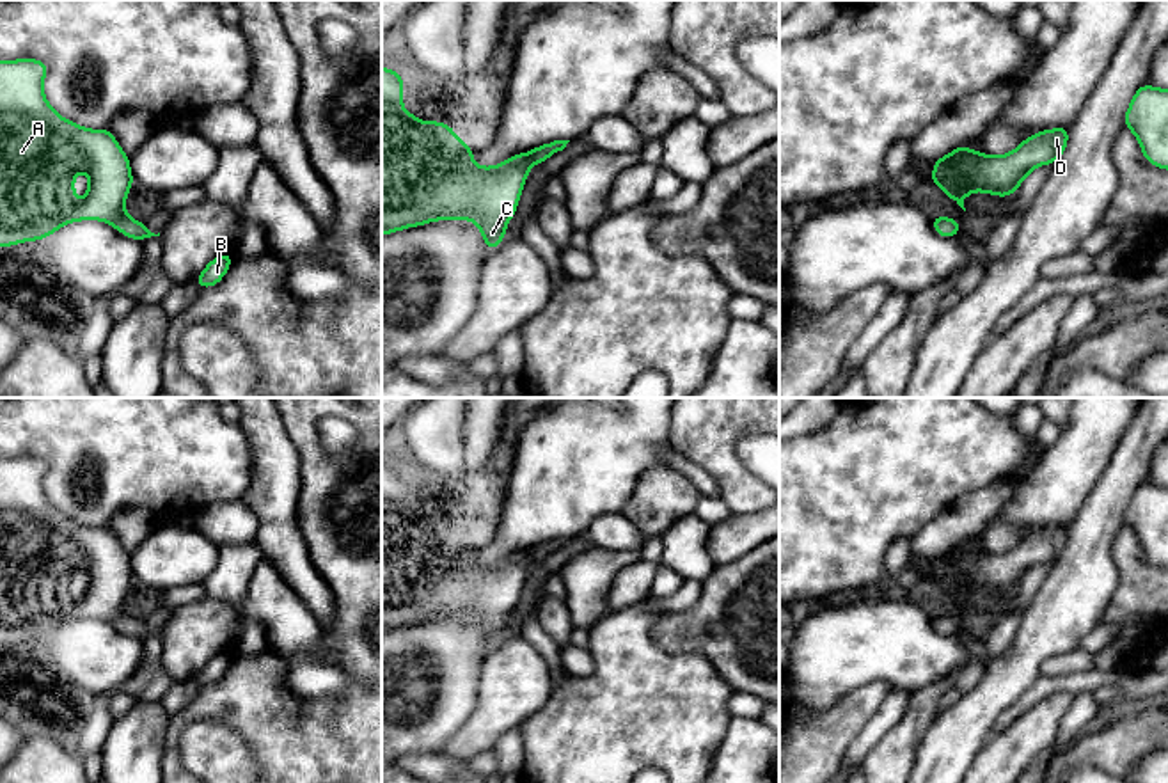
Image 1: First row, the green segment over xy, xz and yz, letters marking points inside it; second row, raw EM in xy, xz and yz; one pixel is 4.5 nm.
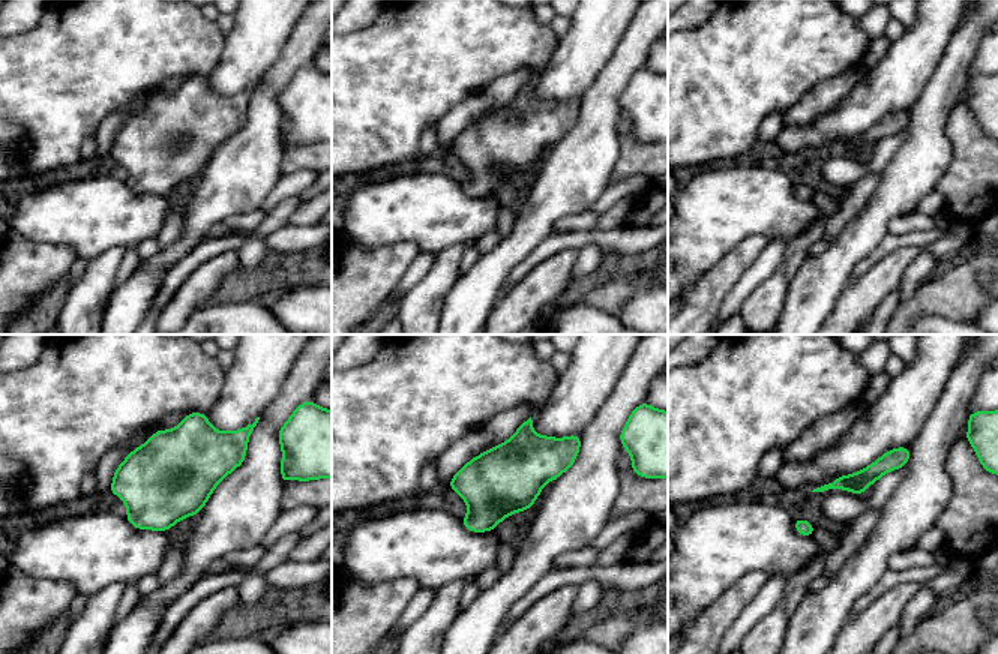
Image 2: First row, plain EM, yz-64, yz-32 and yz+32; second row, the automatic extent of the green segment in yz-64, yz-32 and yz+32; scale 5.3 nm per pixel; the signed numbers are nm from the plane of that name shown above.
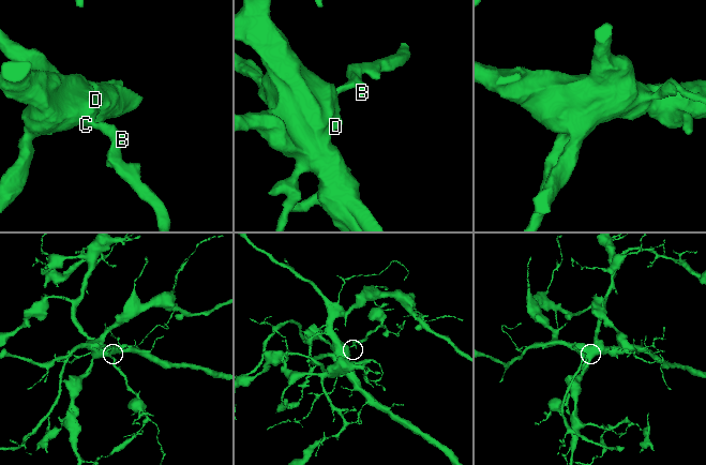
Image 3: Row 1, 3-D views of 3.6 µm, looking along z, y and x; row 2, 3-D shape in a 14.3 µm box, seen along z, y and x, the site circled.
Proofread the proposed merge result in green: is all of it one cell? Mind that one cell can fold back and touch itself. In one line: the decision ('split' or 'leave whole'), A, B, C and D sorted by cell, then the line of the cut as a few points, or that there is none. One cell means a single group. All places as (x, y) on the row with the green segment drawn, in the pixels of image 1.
leave whole; groups A B C D; cut none

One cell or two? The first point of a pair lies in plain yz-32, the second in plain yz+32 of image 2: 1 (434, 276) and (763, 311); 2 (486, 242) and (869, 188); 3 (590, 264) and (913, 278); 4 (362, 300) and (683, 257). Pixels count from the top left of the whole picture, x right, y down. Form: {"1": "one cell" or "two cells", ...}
{"1": "one cell", "2": "one cell", "3": "one cell", "4": "two cells"}

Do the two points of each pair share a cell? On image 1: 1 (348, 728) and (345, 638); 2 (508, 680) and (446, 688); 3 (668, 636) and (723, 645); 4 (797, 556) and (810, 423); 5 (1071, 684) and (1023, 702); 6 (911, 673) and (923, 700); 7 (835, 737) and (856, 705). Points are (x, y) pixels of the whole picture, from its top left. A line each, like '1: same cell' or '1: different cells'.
1: same cell
2: different cells
3: same cell
4: different cells
5: same cell
6: different cells
7: same cell

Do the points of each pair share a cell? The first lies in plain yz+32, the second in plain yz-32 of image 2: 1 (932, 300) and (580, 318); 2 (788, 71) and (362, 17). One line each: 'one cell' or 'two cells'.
1: two cells
2: two cells

